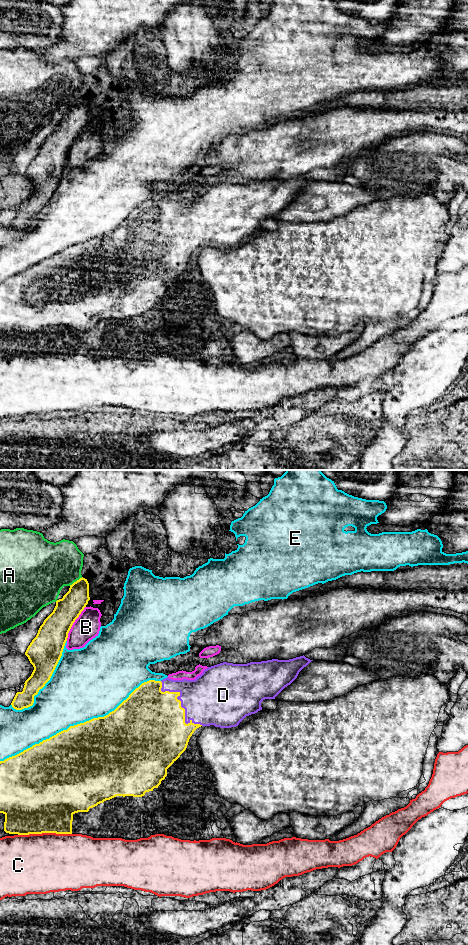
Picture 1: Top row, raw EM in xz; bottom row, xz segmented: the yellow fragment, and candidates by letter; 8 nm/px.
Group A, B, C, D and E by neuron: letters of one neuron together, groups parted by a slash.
A / B / C / D / E

